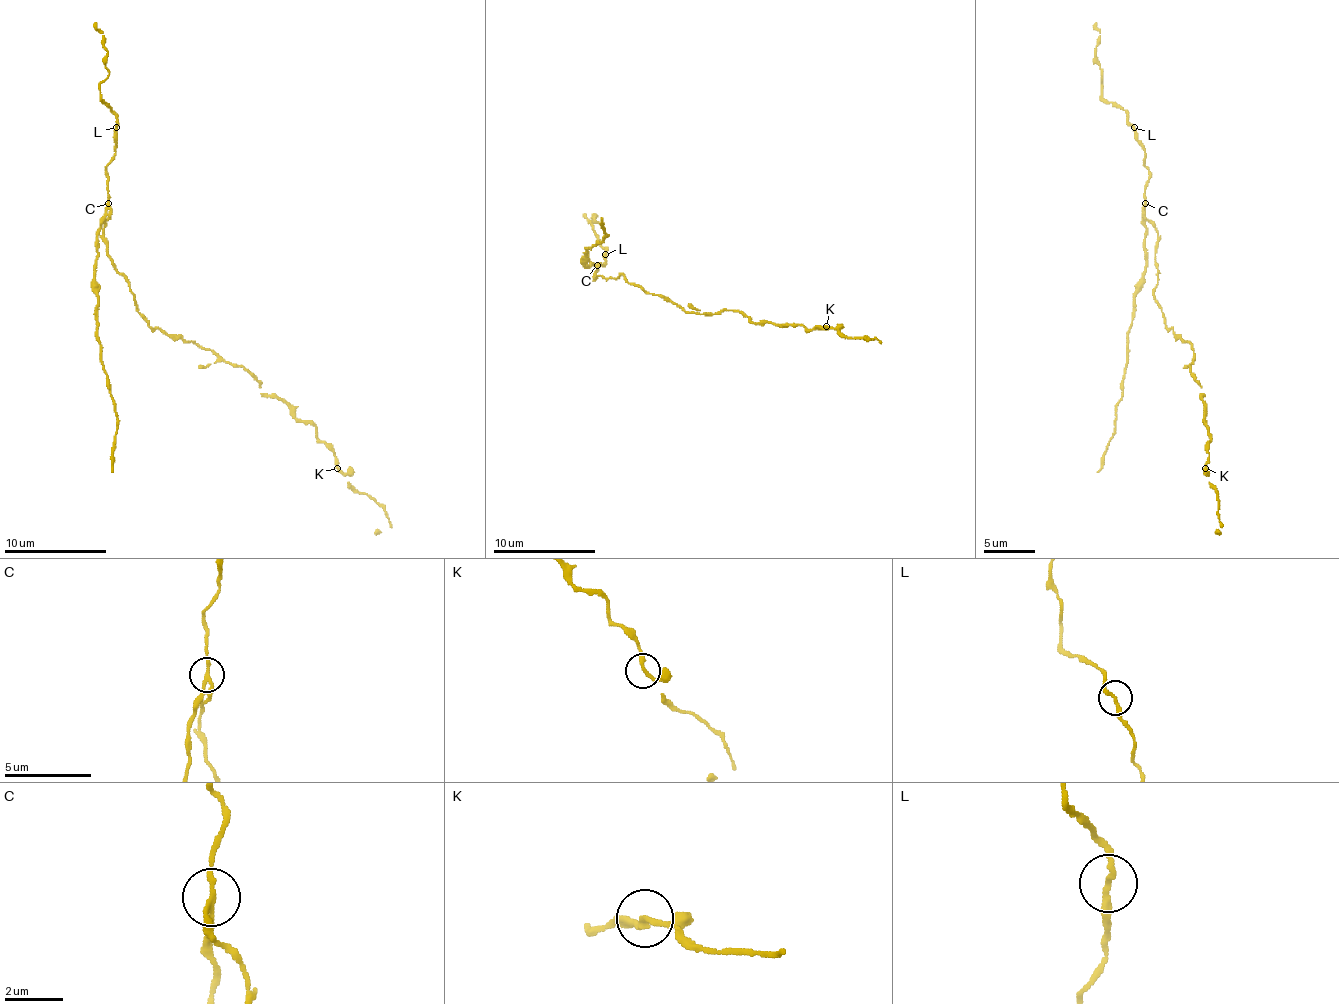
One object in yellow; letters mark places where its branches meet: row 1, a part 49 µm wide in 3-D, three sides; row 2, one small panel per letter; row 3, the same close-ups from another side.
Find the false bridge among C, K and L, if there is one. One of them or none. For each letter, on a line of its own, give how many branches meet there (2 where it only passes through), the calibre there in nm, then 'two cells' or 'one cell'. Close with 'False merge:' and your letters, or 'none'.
C: 2 branches meet; 200 nm thick; two cells
K: 2 branches meet; 200 nm thick; one cell
L: 2 branches meet; 200 nm thick; one cell
False merge: C

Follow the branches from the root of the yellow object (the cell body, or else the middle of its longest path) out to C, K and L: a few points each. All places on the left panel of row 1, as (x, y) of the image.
C: (142, 314), (134, 302), (129, 281), (116, 268), (108, 253), (108, 240), (103, 235), (108, 204)
K: (142, 314), (152, 327), (242, 366), (265, 397), (278, 397), (316, 427), (337, 468)
L: (142, 314), (103, 235), (103, 222), (108, 217), (106, 166), (116, 153), (116, 127)

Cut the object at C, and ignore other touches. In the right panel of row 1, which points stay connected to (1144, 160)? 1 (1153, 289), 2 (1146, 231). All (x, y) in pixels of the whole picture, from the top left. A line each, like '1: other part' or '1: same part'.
1: same part
2: other part

